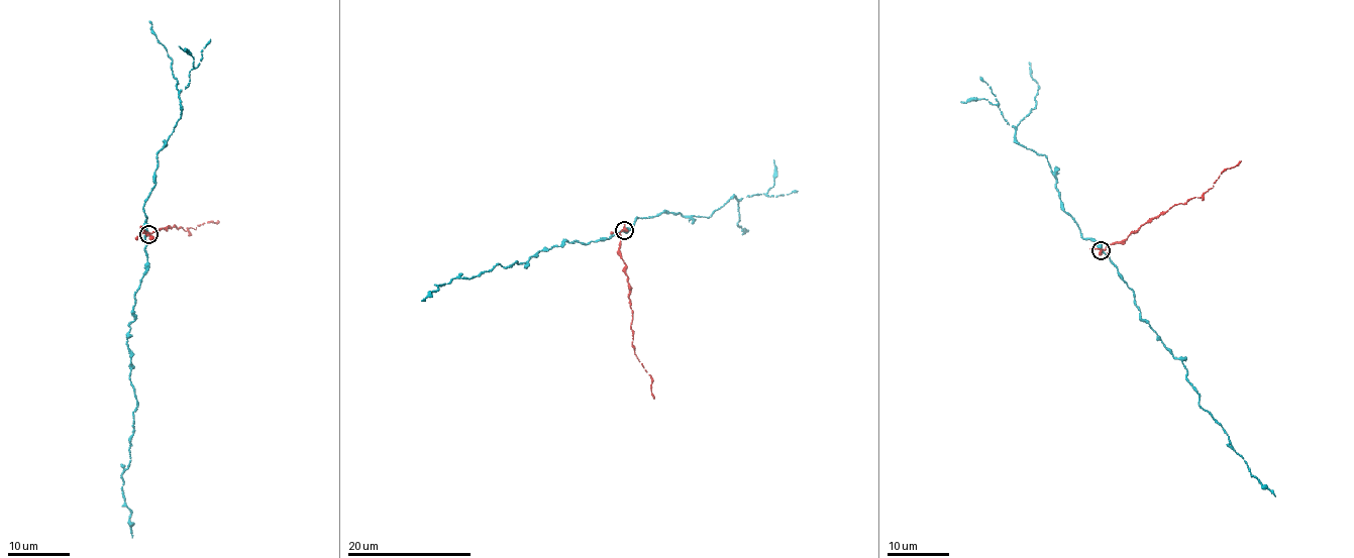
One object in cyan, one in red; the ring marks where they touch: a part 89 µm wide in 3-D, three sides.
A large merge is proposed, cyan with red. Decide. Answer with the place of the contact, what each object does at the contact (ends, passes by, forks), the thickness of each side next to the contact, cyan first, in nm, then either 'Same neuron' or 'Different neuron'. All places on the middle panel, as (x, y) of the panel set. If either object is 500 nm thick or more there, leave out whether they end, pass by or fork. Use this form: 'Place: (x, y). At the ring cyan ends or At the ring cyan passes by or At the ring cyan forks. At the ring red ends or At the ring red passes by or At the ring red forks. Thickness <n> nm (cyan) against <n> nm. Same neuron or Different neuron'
Place: (624, 230). At the ring cyan passes by. At the ring red passes by. Thickness 360 nm (cyan) against 240 nm. Different neuron

